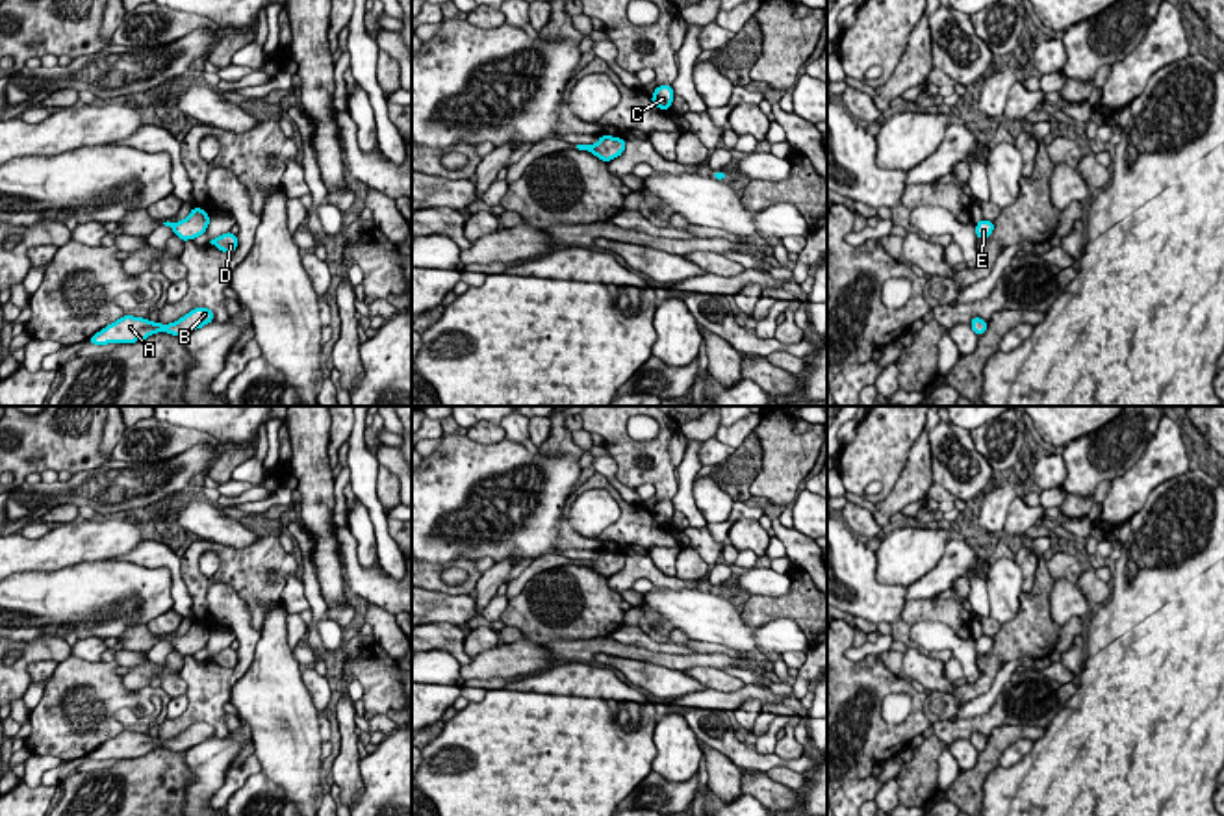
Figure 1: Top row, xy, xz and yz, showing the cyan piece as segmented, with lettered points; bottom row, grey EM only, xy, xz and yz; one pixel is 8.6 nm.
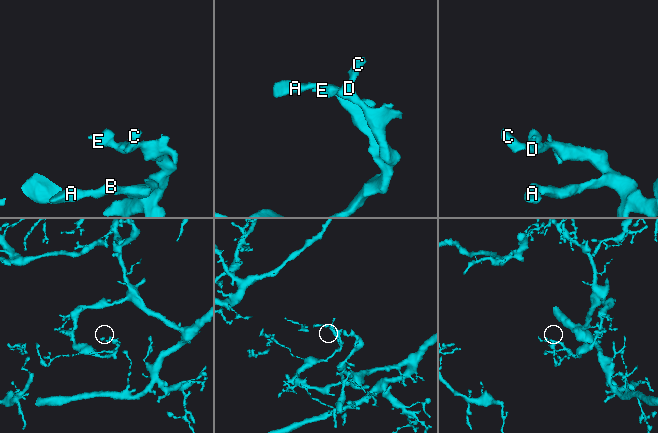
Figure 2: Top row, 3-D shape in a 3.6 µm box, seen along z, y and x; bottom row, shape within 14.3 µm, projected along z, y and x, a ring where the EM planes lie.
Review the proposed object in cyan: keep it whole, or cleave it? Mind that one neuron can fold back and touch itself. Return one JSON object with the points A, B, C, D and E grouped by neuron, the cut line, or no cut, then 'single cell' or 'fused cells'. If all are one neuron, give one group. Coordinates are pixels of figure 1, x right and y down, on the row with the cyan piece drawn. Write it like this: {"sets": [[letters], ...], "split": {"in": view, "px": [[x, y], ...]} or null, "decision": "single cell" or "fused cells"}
{"sets": [["A", "B", "C", "D", "E"]], "split": null, "decision": "single cell"}

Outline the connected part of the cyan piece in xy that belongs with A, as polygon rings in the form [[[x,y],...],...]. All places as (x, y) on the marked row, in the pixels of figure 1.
[[[193,308],[189,313],[171,325],[152,323],[143,317],[124,315],[108,325],[100,332],[89,338],[93,345],[108,343],[135,343],[147,339],[156,332],[169,332],[171,336],[185,336],[191,330],[202,328],[213,323],[213,312],[210,308]]]

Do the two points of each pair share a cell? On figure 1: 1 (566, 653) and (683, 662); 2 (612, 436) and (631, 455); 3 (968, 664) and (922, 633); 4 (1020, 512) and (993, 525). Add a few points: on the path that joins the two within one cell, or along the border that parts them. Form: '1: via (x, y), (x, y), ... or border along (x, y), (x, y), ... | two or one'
1: via (596, 648), (614, 648), (653, 657) | one
2: via (616, 440), (627, 451) | one
3: via (961, 651), (948, 638), (935, 637) | one
4: border along (1017, 497), (1007, 510), (1002, 531) | two

